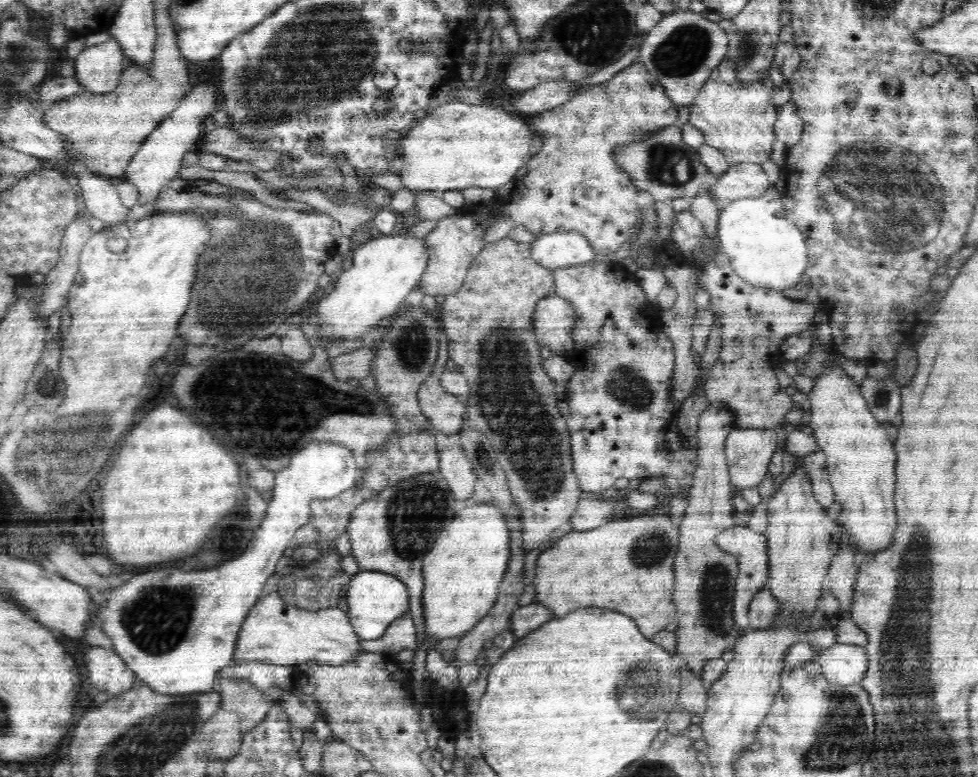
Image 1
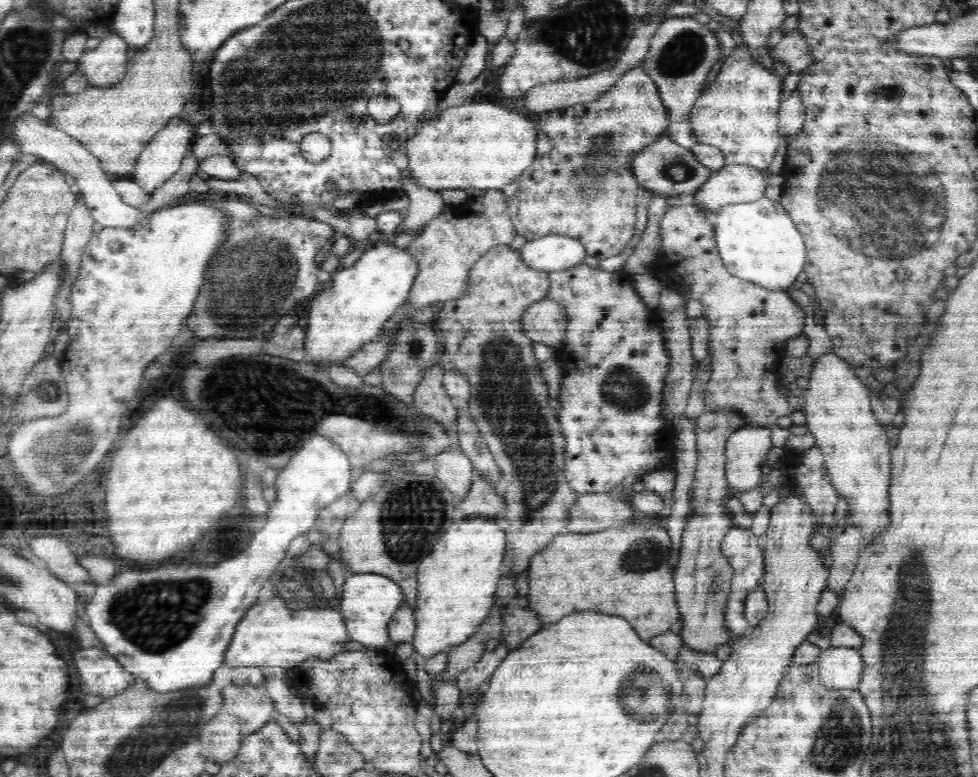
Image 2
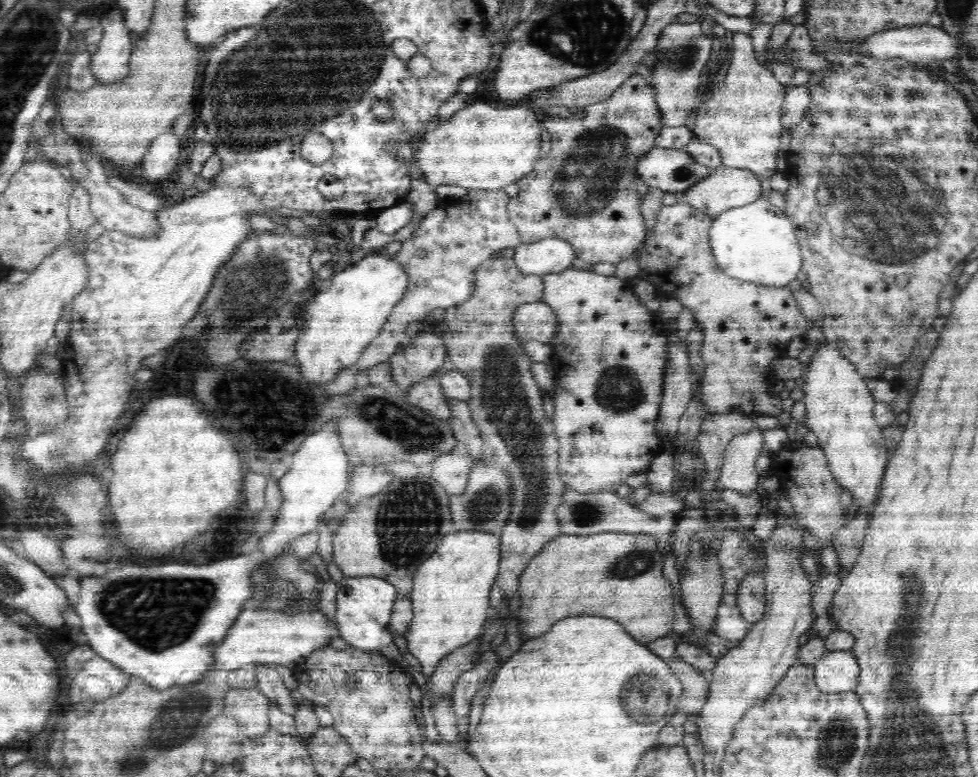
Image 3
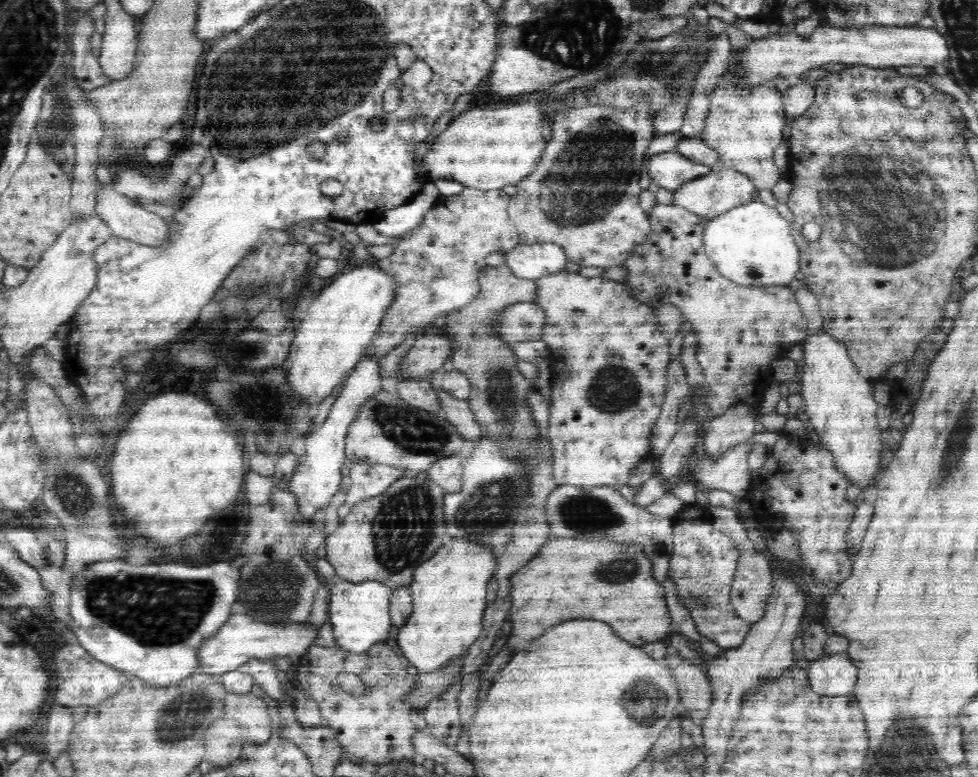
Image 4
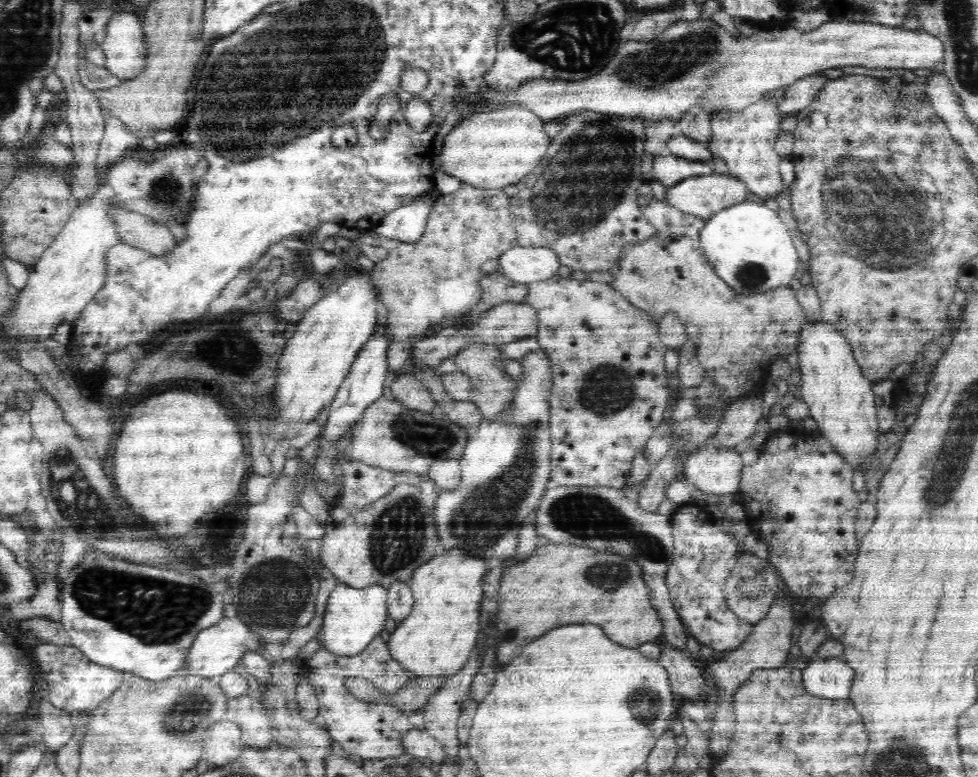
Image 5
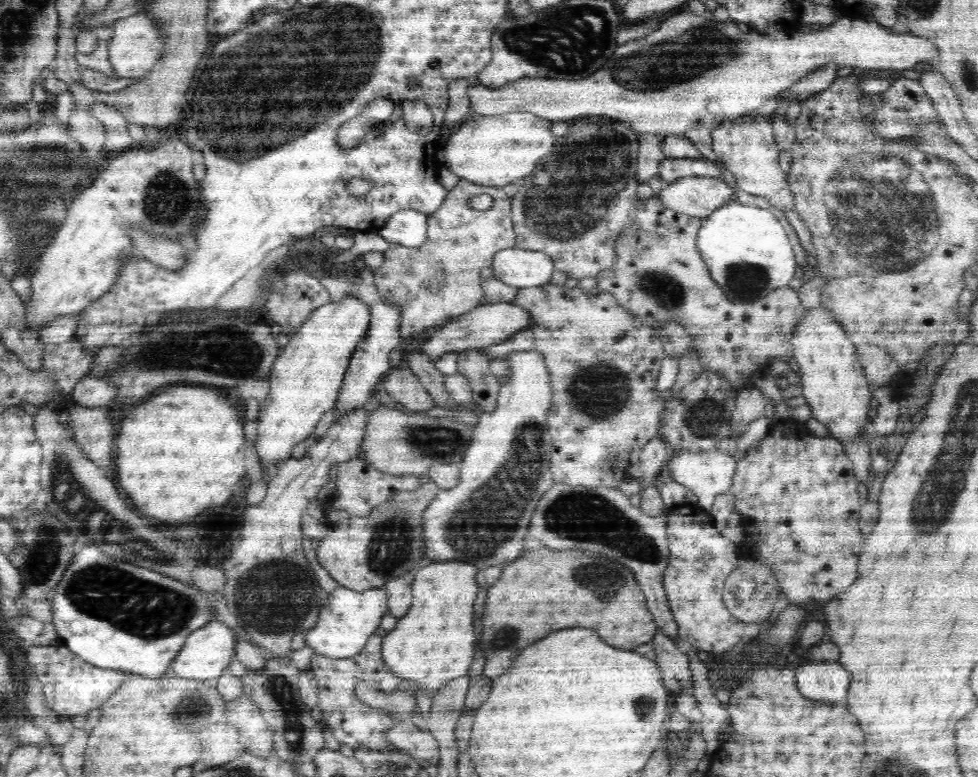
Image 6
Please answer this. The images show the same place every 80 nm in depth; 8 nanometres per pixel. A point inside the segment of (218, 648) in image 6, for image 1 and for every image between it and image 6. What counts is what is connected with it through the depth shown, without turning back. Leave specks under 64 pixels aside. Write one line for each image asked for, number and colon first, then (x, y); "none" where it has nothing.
1: (274, 632)
2: (270, 635)
3: (257, 637)
4: (241, 638)
5: (215, 650)

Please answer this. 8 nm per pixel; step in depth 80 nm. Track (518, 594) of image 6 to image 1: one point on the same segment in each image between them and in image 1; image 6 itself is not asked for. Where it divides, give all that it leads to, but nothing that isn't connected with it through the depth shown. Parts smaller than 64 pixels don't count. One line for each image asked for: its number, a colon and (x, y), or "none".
1: (628, 565)
2: (624, 571)
3: (619, 576)
4: (608, 581)
5: (558, 584)

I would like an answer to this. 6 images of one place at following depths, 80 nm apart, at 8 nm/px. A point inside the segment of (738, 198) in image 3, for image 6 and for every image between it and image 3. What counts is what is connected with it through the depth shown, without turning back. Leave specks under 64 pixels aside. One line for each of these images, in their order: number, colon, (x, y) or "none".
4: (710, 195)
5: (703, 196)
6: (697, 197)

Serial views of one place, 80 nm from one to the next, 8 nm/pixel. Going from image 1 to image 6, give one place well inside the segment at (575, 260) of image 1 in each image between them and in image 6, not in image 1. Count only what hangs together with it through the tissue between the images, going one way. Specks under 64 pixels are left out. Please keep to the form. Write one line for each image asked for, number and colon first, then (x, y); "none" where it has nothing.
2: (555, 252)
3: (551, 255)
4: (530, 261)
5: (521, 264)
6: (521, 268)

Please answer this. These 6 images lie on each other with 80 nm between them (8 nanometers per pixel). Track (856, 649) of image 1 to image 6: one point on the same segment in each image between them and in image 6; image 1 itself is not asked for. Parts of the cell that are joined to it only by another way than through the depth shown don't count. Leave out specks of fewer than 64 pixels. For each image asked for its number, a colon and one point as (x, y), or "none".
2: (840, 667)
3: (836, 671)
4: (831, 675)
5: (831, 678)
6: (828, 681)

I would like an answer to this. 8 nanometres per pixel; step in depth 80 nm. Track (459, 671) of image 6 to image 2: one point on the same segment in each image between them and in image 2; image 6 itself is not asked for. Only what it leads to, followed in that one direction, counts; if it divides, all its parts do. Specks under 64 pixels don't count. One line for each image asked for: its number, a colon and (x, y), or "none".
2: (456, 582)
3: (450, 599)
4: (449, 593)
5: (436, 639)

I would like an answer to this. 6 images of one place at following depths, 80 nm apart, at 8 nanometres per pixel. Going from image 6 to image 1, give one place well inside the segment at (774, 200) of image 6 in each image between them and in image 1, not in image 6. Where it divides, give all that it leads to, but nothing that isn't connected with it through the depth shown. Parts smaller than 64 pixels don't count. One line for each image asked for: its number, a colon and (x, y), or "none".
1: (737, 118)
2: (738, 112)
3: (741, 114)
4: (745, 124)
5: (745, 140)

